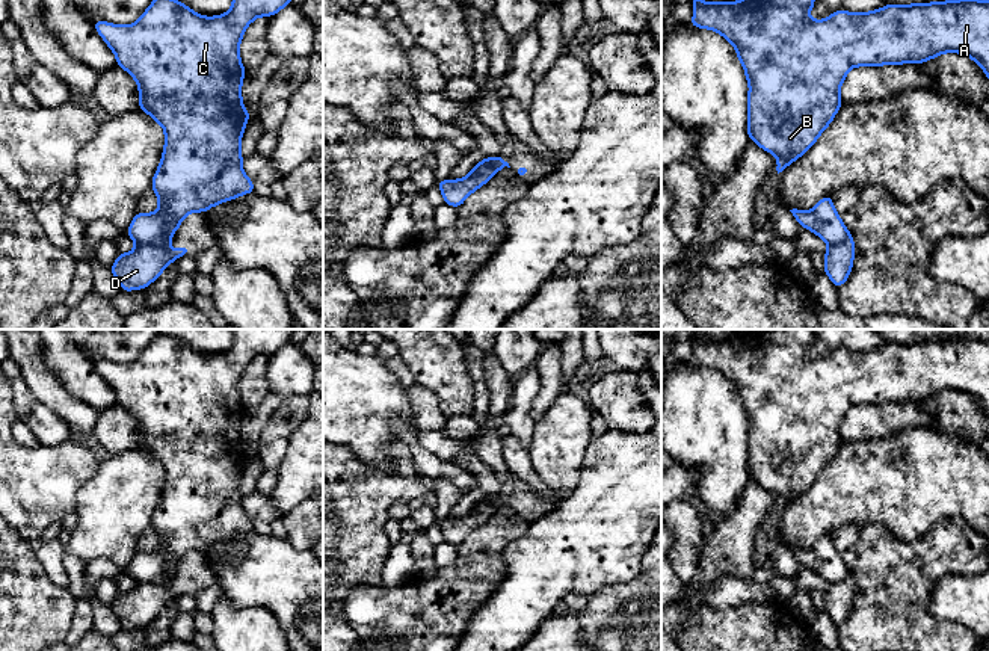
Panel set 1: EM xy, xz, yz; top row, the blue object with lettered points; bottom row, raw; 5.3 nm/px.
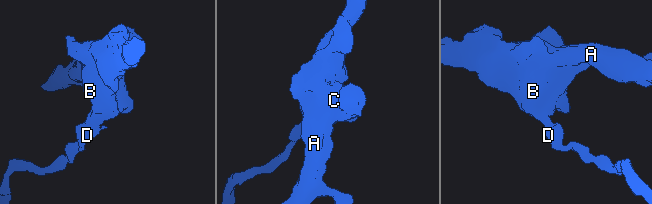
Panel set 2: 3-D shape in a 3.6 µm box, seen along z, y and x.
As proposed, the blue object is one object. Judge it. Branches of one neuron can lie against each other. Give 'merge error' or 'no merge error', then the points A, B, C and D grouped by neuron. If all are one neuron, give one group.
merge error; groups A B C / D

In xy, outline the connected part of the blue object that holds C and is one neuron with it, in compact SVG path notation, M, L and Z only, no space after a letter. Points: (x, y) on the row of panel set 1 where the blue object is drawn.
M153 0L139 20L130 26L94 21L94 27L139 86L139 109L146 112L165 130L162 162L151 187L159 198L159 210L136 213L125 231L136 245L165 246L180 228L181 221L193 213L254 193L254 181L243 172L240 142L251 113L243 107L242 83L245 66L240 62L240 41L246 27L258 17L272 17L291 0L233 0L228 12L202 17L178 0Z

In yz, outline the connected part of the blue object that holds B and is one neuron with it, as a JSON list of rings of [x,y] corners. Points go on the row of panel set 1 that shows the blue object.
[[[740,0],[695,5],[695,27],[719,32],[737,51],[749,83],[747,134],[758,147],[772,153],[778,174],[805,154],[833,121],[841,107],[840,89],[847,73],[855,66],[924,63],[942,53],[960,53],[975,60],[989,79],[989,0],[948,0],[914,5],[885,5],[871,12],[835,11],[826,20],[811,20],[809,11],[815,0]]]

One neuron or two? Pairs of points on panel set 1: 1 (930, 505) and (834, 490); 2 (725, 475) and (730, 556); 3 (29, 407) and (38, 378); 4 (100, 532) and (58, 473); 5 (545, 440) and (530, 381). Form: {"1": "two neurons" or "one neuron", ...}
{"1": "one neuron", "2": "two neurons", "3": "two neurons", "4": "two neurons", "5": "two neurons"}

